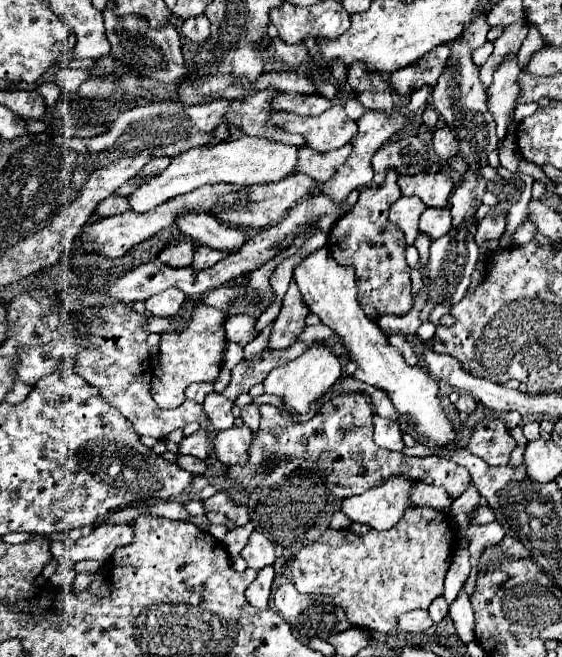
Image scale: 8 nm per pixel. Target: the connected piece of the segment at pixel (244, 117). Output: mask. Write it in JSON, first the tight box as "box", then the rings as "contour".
{"box":[227,86,303,146],"contour":[[[269,86],[255,96],[249,98],[239,98],[235,100],[231,112],[227,118],[241,126],[247,136],[263,136],[265,140],[279,140],[281,144],[293,144],[293,146],[303,146],[303,138],[299,134],[289,134],[283,132],[283,128],[275,128],[275,124],[267,124],[267,120],[277,112],[271,108],[271,98],[279,96],[281,90]]]}

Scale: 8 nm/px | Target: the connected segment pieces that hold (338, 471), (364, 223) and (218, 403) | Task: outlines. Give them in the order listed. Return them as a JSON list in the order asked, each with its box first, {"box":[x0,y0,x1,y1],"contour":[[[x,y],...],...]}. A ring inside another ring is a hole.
[{"box":[229,394,471,498],"contour":[[[363,394],[335,396],[327,400],[323,410],[307,422],[293,422],[285,412],[269,404],[263,404],[259,410],[261,428],[249,448],[249,462],[243,468],[229,468],[229,476],[239,480],[243,486],[271,486],[271,472],[275,472],[279,466],[295,466],[321,474],[331,488],[331,494],[337,498],[361,494],[367,488],[381,484],[391,474],[403,474],[409,478],[419,478],[427,484],[443,486],[451,498],[457,498],[471,484],[467,468],[445,458],[411,458],[403,452],[379,448],[373,442],[373,410],[369,408]]]},{"box":[327,172,411,316],"contour":[[[387,172],[387,178],[377,188],[365,188],[359,194],[357,204],[343,214],[329,232],[327,248],[339,264],[355,268],[359,284],[359,302],[373,306],[379,314],[405,316],[411,310],[411,278],[409,264],[405,262],[405,238],[389,220],[389,208],[401,198],[397,186],[397,174]]]},{"box":[202,393,235,430],"contour":[[[210,393],[202,404],[205,413],[216,430],[226,430],[234,425],[235,417],[232,413],[234,402],[223,394]]]}]

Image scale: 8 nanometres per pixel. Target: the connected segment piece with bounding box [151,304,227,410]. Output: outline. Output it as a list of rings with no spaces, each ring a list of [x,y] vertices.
[[[195,304],[195,316],[183,332],[163,332],[159,340],[159,366],[151,382],[151,394],[159,408],[177,408],[185,400],[185,388],[191,382],[215,382],[222,369],[222,354],[225,348],[225,316],[217,308],[203,308]]]

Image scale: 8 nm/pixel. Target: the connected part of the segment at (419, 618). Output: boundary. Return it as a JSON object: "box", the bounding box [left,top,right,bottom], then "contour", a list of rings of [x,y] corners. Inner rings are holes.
{"box":[399,612,433,634],"contour":[[[407,612],[401,620],[399,620],[399,630],[403,632],[409,632],[409,634],[419,634],[419,632],[425,632],[429,626],[433,624],[429,612]]]}

